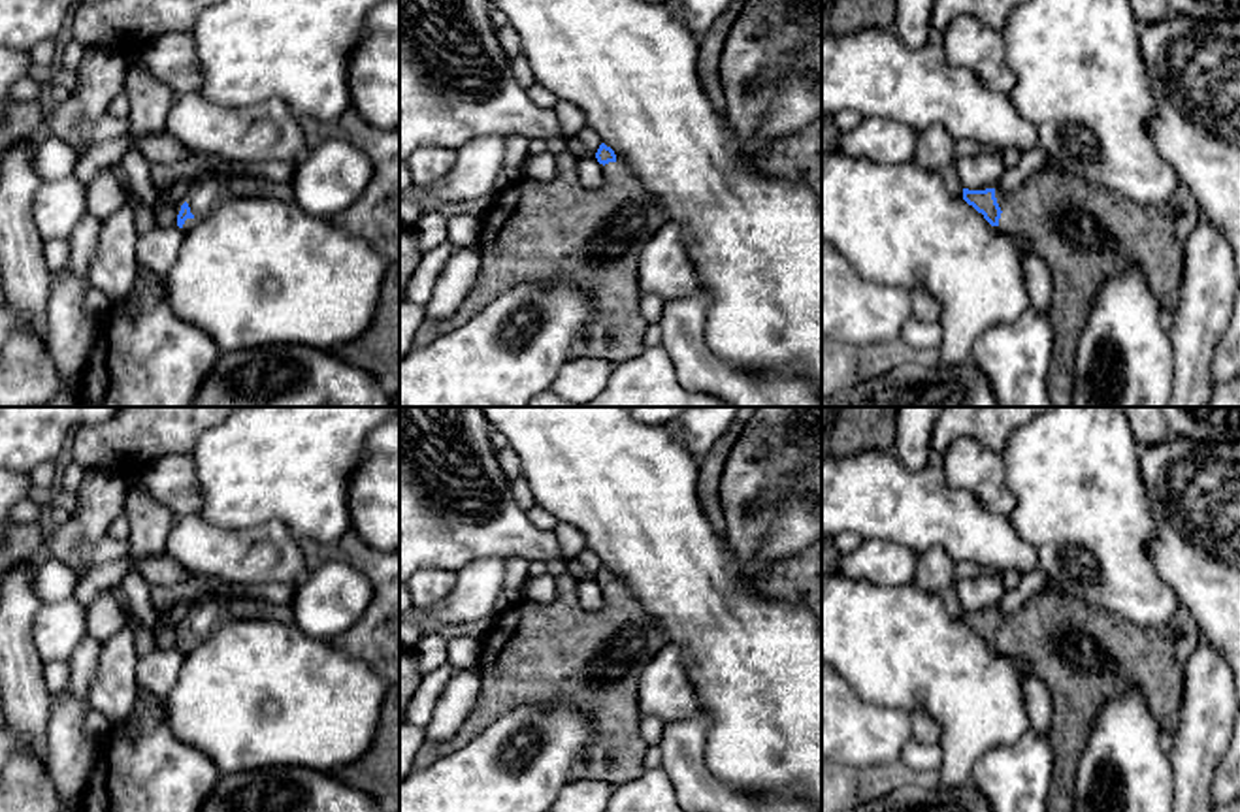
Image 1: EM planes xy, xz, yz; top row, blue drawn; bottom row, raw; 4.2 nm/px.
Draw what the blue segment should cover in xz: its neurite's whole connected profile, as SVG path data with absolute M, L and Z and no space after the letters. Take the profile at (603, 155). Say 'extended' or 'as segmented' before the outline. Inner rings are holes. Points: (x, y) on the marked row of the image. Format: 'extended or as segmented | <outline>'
extended | M601 143L596 158L605 168L605 183L599 188L586 188L579 183L577 158L569 151L558 156L556 175L547 183L526 179L501 183L496 203L481 217L477 241L481 269L471 292L450 318L424 322L416 330L416 345L426 345L464 326L520 283L547 286L567 281L584 290L597 311L584 333L571 345L569 360L588 356L618 364L644 350L648 324L639 313L639 258L661 228L665 213L639 179L616 162L611 147Z

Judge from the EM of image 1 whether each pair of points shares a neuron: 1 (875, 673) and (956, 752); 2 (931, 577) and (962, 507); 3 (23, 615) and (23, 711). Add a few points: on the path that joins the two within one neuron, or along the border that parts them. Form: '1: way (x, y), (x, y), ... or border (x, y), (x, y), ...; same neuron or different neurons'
1: way (903, 673), (913, 673), (956, 716), (956, 724); same neuron
2: border (920, 552), (941, 547), (956, 562); different neurons
3: way (21, 639), (23, 686); same neuron

